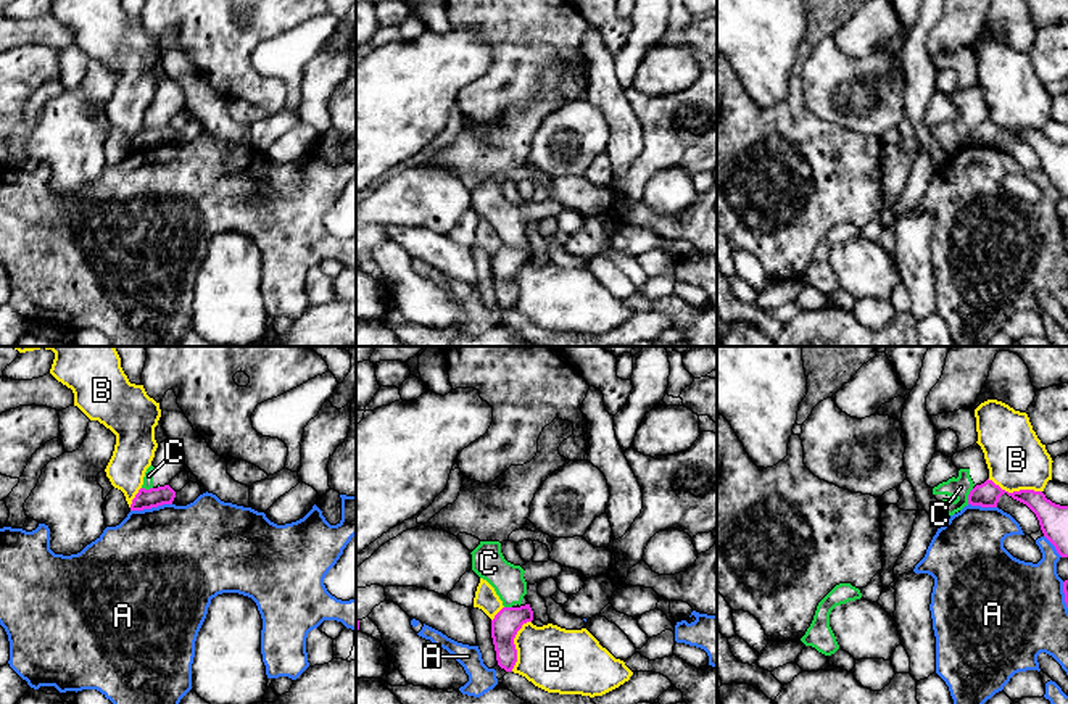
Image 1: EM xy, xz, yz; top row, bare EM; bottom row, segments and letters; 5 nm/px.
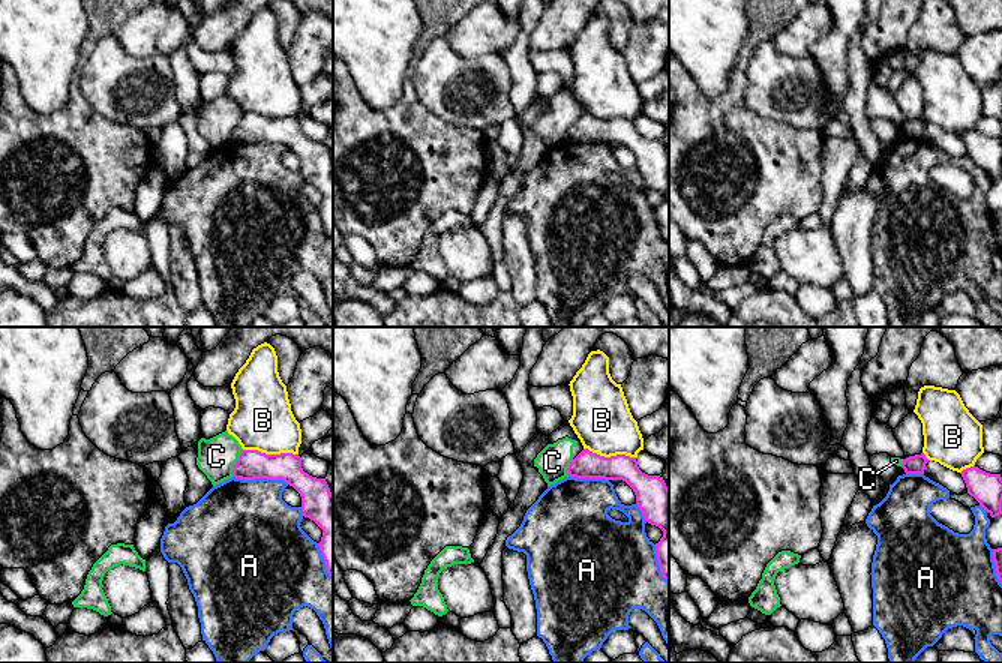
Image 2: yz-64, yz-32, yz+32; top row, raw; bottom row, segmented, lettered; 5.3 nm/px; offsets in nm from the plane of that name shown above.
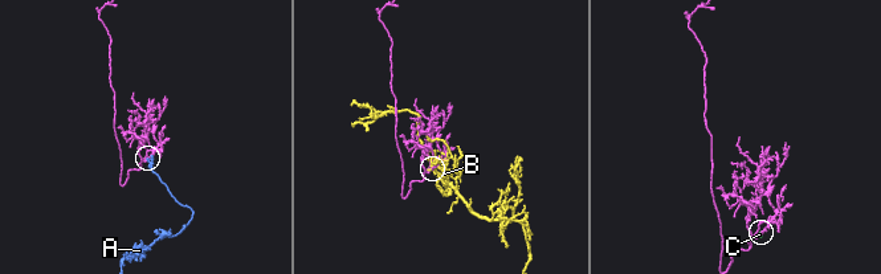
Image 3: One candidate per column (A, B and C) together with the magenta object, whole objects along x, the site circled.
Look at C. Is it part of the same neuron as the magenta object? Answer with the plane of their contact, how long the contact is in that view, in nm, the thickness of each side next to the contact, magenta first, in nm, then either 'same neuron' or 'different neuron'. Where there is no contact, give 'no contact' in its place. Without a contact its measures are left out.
yz | 90 nm | 130/110 nm | different neuron

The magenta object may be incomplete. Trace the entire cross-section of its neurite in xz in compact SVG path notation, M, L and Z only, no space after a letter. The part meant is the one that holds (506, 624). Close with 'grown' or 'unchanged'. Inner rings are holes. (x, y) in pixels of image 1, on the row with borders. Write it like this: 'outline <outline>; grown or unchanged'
outline M530 604L520 607L503 607L491 620L491 638L496 661L501 669L512 672L517 662L514 638L524 623L533 620Z; unchanged

